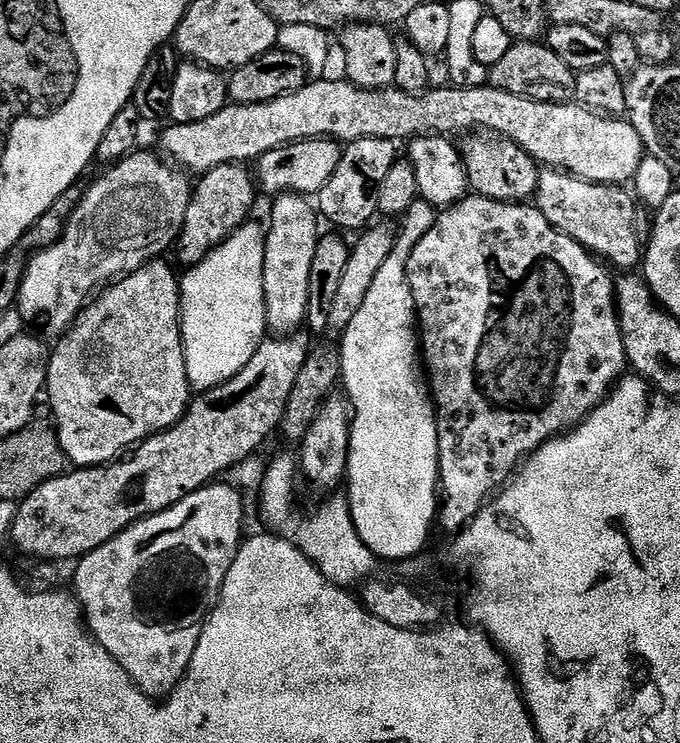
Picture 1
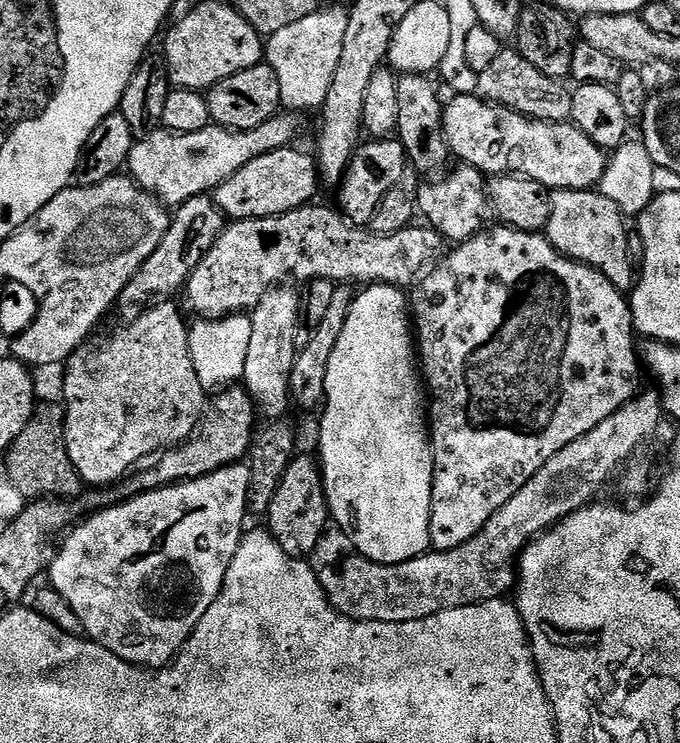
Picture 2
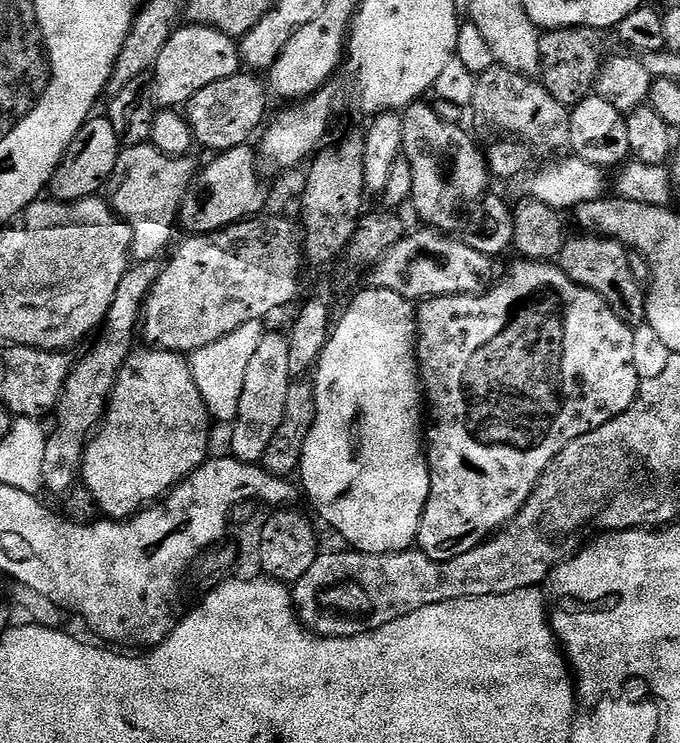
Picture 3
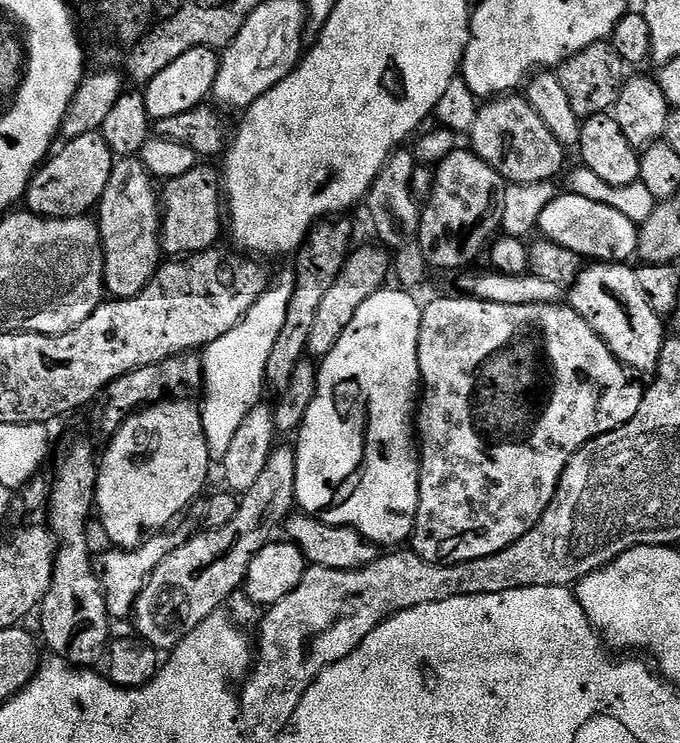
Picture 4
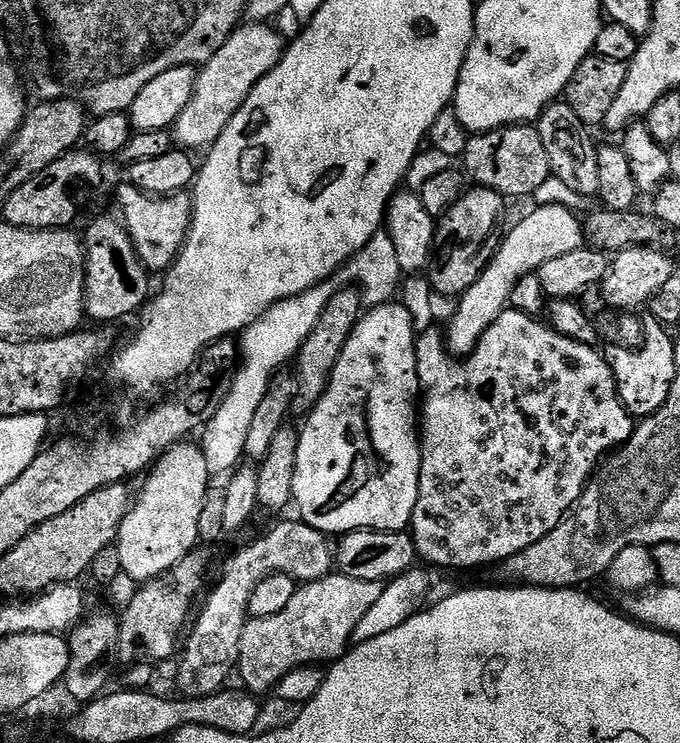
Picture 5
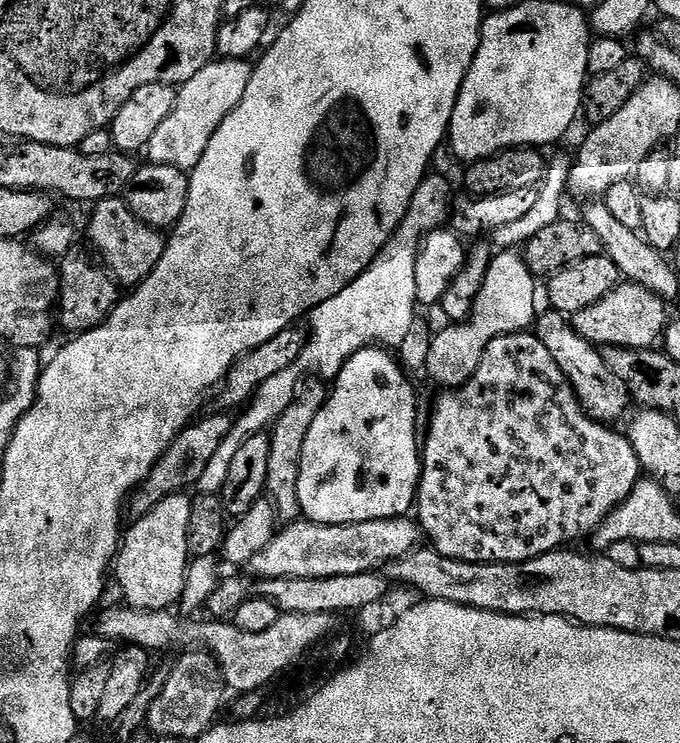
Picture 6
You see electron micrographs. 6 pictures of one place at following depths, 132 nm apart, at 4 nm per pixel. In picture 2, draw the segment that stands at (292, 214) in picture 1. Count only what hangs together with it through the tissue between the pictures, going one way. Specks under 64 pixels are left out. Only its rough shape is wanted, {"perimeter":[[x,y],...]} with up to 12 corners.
{"perimeter":[[272,288],[250,313],[242,384],[265,421],[290,409],[302,296]]}

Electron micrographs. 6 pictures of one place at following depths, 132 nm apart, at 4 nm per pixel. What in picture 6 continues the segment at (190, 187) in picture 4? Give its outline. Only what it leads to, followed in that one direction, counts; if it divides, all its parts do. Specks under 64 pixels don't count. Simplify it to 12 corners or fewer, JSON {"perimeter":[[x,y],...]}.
{"perimeter":[[120,196],[91,205],[88,236],[121,285],[162,262],[165,233]]}

